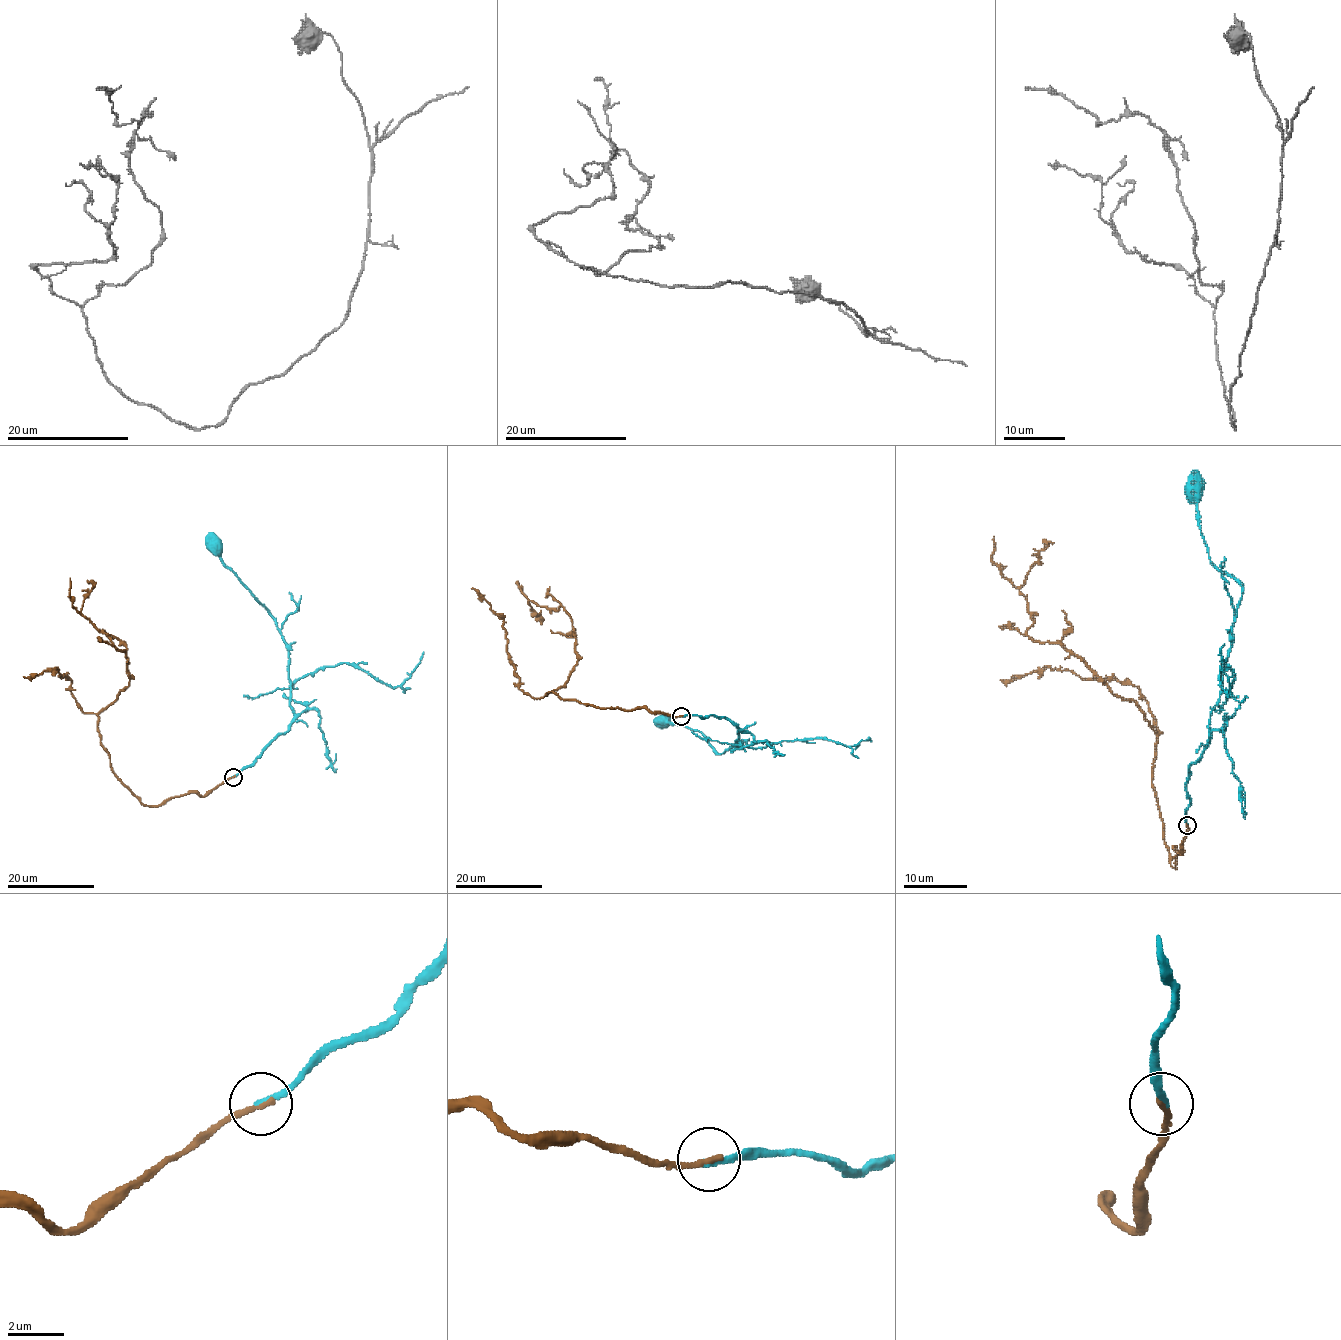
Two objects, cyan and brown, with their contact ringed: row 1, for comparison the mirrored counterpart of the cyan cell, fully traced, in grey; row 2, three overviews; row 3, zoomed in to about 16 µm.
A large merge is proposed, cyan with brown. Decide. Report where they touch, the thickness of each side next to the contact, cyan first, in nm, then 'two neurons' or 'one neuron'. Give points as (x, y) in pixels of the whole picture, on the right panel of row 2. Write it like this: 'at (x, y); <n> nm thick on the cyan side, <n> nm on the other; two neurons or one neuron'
at (1187, 825); 240 nm thick on the cyan side, 240 nm on the other; two neurons

